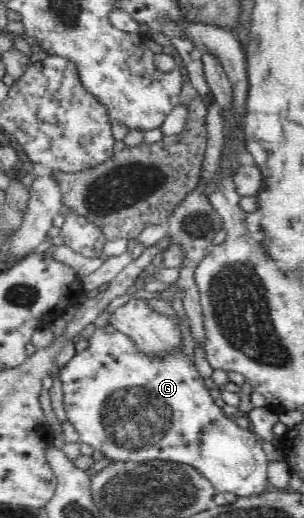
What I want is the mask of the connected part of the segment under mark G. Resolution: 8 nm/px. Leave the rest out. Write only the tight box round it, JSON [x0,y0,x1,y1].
[59,324,269,498]

